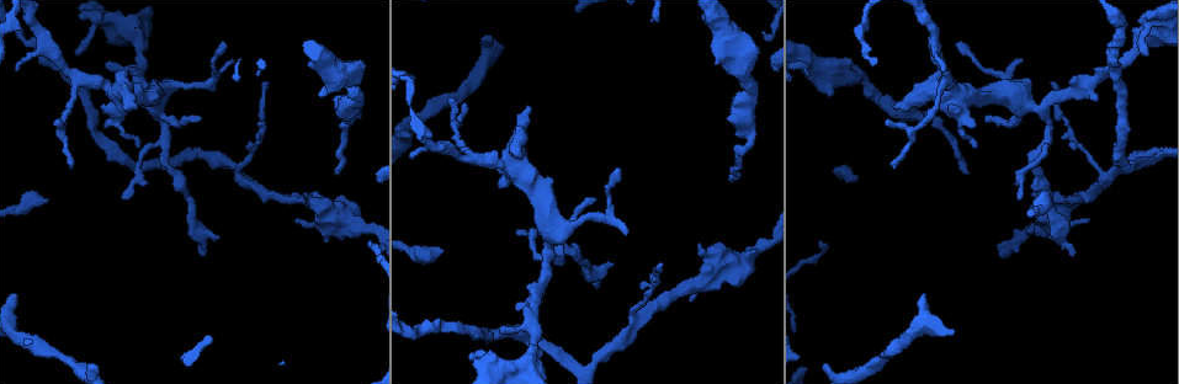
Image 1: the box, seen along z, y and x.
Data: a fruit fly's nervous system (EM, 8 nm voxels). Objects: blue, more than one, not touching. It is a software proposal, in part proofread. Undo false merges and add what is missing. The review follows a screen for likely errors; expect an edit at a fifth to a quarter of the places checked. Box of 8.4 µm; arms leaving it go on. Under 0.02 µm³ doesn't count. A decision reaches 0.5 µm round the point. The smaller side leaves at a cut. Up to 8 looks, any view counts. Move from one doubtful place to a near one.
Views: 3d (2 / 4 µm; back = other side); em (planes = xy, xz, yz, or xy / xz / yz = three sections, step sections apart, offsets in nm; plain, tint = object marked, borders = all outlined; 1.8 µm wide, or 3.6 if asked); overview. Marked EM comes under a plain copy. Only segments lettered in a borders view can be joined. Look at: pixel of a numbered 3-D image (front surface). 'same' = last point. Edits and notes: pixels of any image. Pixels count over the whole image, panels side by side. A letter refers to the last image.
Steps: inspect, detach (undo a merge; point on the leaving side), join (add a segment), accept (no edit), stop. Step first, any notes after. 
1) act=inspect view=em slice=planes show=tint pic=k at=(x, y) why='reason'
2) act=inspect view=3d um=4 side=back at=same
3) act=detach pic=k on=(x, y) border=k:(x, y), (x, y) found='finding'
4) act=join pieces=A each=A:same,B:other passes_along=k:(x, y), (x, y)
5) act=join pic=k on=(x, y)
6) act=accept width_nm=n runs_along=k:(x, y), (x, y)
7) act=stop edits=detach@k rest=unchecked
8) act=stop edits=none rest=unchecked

act=inspect view=em slice=xz step=16 show=tint pic=1 at=(483, 37) why='free end'

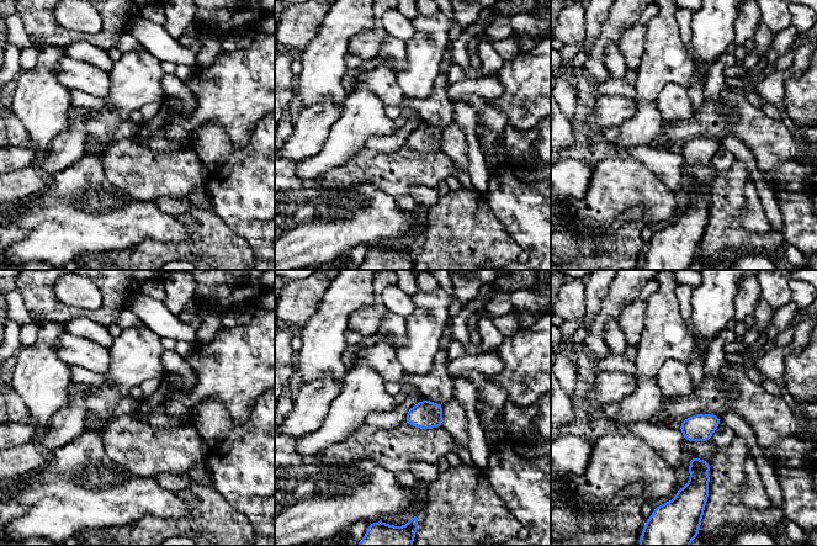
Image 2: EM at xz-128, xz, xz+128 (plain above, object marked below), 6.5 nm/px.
act=inspect view=em slice=planes show=borders at=same

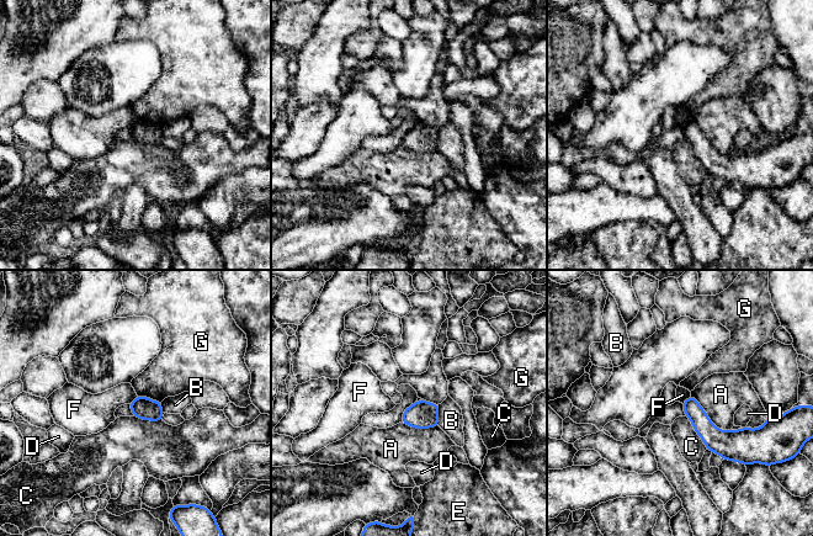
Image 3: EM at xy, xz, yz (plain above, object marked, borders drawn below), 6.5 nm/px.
act=accept each=A:other,B:other,C:other,D:other,E:other,F:other,G:other border=3:(690, 394), (681, 403) found='none of them fits'

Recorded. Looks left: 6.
act=inspect view=em slice=planes show=tint pic=1 at=(588, 371) why='sharp bend'

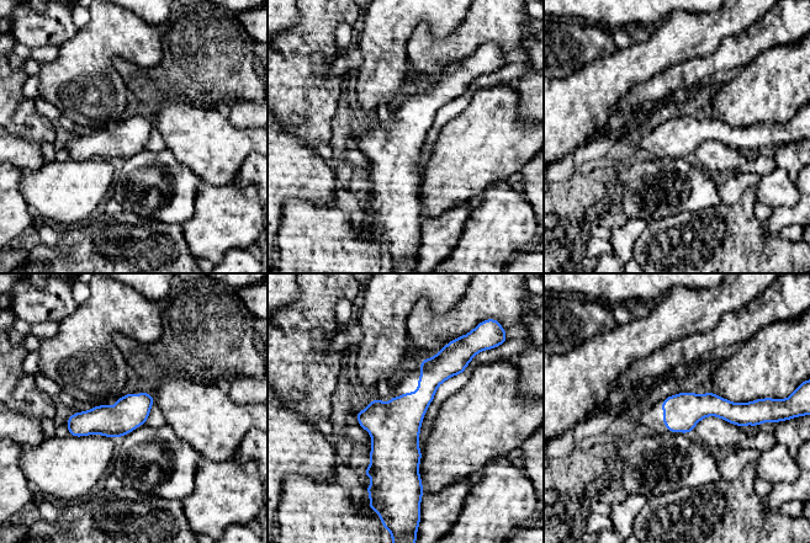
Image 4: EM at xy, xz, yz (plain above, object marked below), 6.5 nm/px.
act=inspect view=em slice=planes show=borders at=same why='see the neighbours'

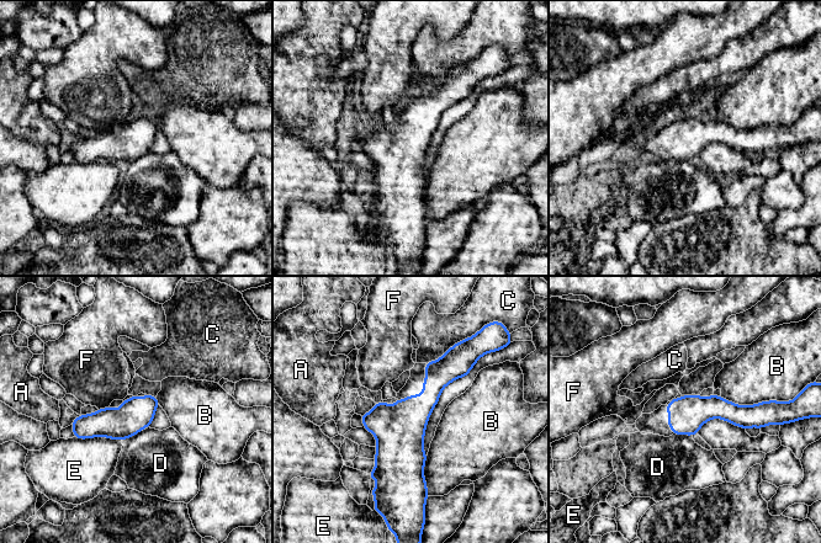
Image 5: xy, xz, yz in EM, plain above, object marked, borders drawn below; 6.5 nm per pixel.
act=accept width_nm=220 each=A:other,B:other,C:other,D:other,E:other,F:other border=5:(143, 430), (122, 441) found='one neuron here'

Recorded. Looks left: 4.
act=inspect view=em slice=planes show=tint pic=1 at=(1030, 194) why='free end'

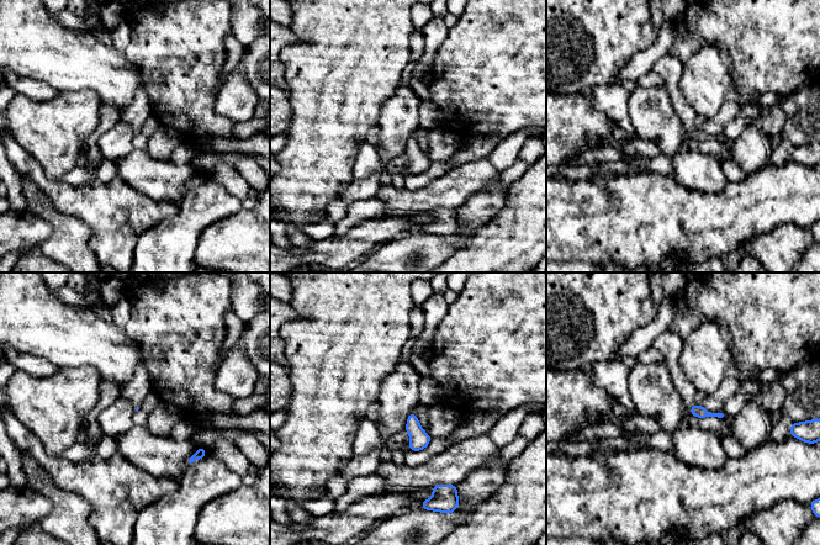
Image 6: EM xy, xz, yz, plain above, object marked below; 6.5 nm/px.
act=inspect view=em slice=planes show=borders at=same why='what lies round it'

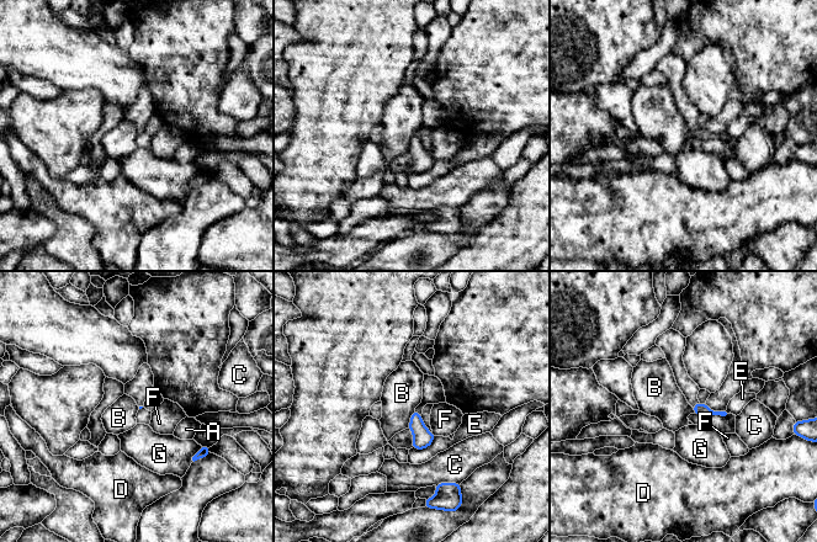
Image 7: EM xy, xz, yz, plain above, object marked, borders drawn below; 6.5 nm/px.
act=accept each=A:other,B:other,C:other,D:other,E:other,F:other,G:other border=7:(414, 409), (407, 428) found='none of them fits'

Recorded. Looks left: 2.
act=stop edits=none rest=unchecked

